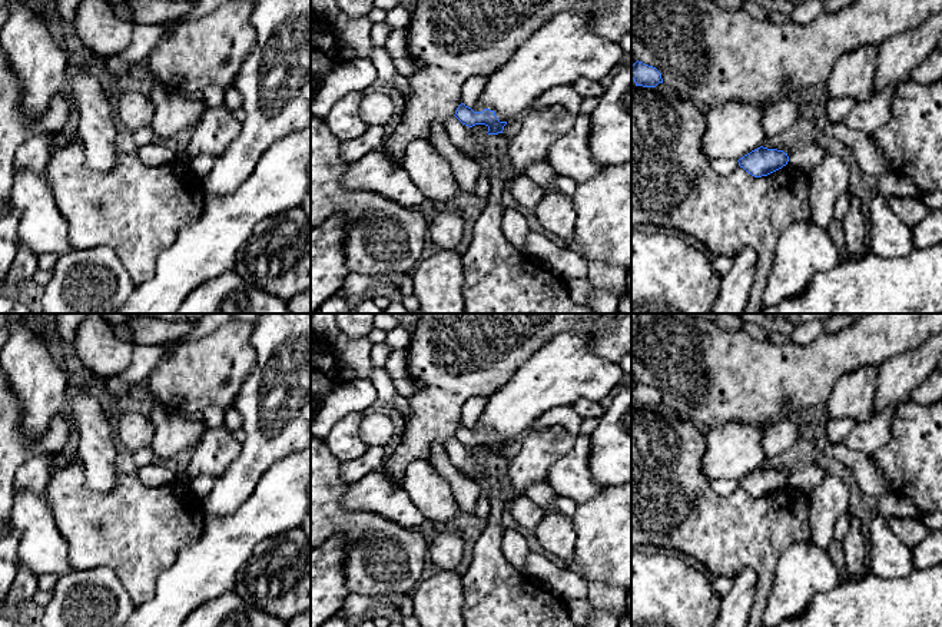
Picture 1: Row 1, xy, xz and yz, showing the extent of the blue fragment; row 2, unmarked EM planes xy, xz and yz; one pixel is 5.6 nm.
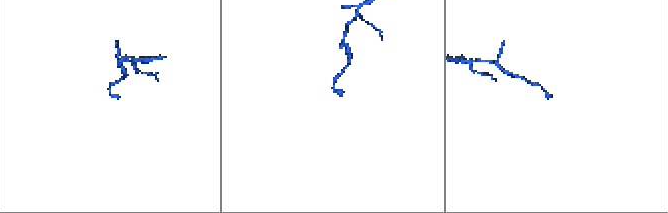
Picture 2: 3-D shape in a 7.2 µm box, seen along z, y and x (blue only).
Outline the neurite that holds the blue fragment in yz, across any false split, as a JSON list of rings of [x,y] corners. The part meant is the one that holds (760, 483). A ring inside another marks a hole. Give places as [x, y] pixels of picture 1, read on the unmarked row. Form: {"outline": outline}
{"outline": [[[757,468],[739,481],[739,487],[754,498],[767,497],[787,485],[789,477],[783,471]]]}

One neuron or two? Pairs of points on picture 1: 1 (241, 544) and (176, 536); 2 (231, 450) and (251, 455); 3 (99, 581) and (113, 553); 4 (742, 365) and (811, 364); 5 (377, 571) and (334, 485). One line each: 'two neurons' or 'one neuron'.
1: two neurons
2: two neurons
3: two neurons
4: one neuron
5: one neuron

